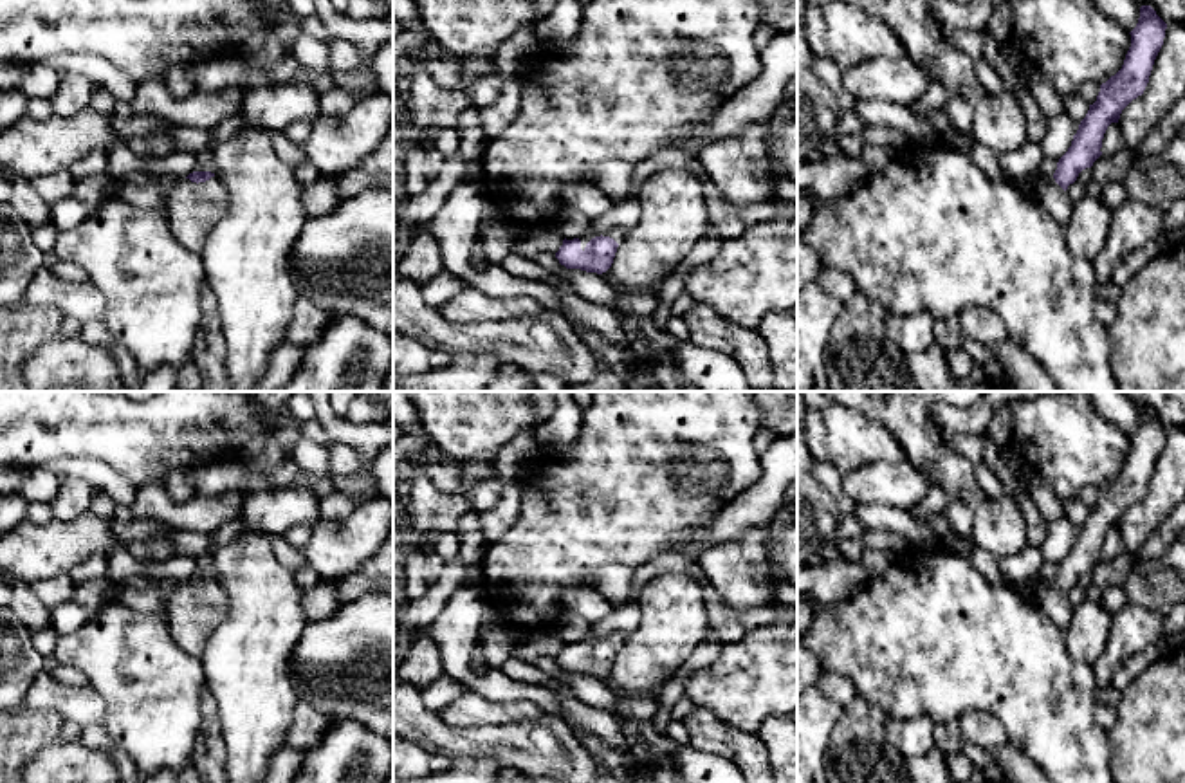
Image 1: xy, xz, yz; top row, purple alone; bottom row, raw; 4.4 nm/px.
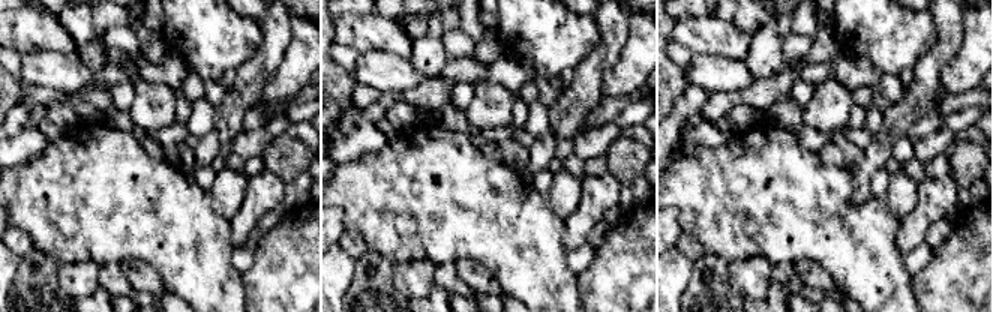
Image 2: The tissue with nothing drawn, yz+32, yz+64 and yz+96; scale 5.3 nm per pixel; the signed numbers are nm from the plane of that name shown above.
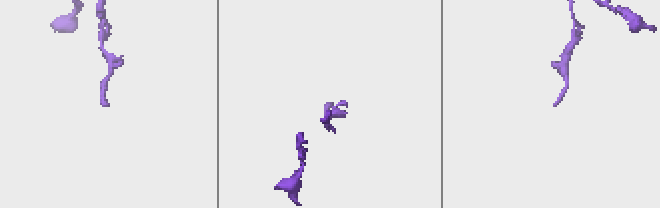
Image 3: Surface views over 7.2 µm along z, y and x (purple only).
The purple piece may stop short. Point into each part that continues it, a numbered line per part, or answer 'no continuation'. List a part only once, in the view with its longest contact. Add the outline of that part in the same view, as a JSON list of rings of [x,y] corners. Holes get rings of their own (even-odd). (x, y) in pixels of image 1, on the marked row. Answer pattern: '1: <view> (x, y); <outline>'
1: xz (617, 235); [[[592,226],[579,236],[579,240],[581,240],[581,249],[584,251],[584,247],[586,247],[586,244],[592,240],[592,238],[595,238],[595,236],[610,236],[610,238],[613,238],[617,244],[620,244],[624,238],[626,238],[626,235],[629,233],[629,229],[610,229],[610,231],[597,231],[597,229],[593,229]]]

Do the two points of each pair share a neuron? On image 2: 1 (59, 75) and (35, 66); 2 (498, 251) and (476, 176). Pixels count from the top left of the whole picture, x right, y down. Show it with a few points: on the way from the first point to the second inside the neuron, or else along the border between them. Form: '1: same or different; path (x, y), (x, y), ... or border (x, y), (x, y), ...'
1: same; path (53, 69), (41, 69)
2: same; path (498, 233), (498, 227), (476, 204), (476, 194)

